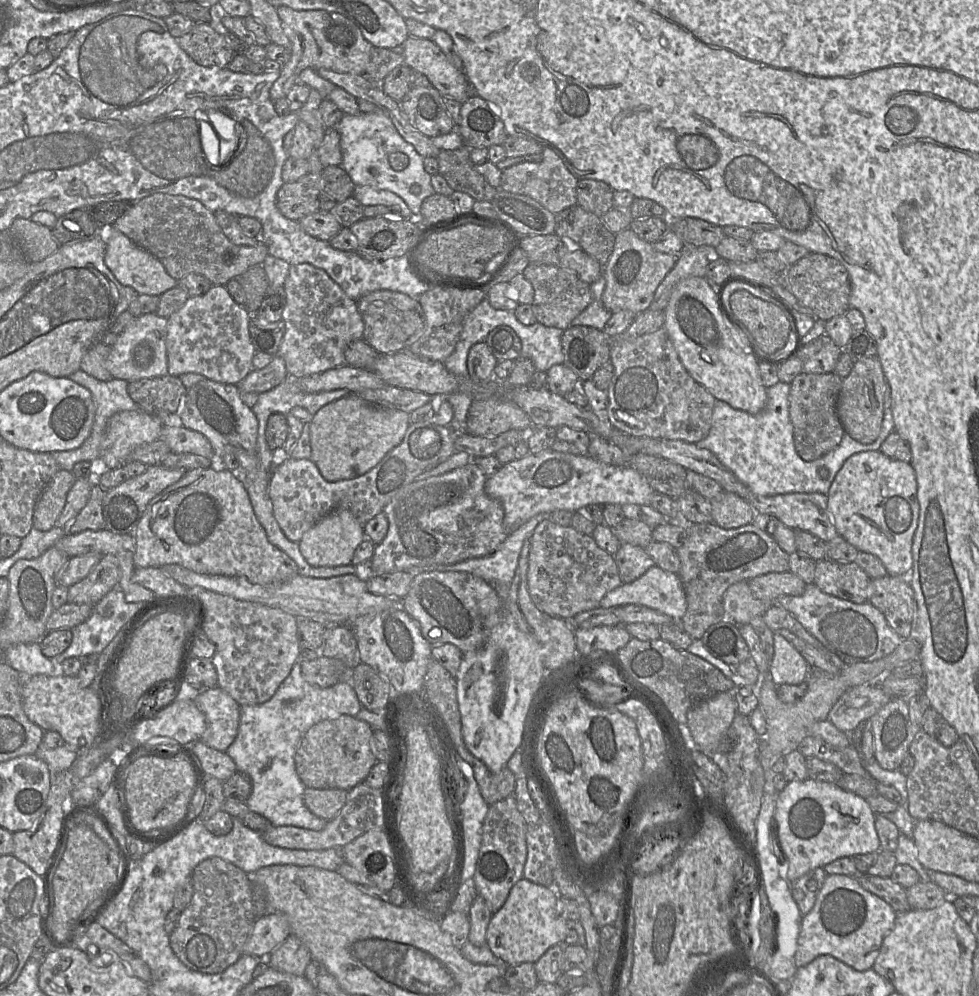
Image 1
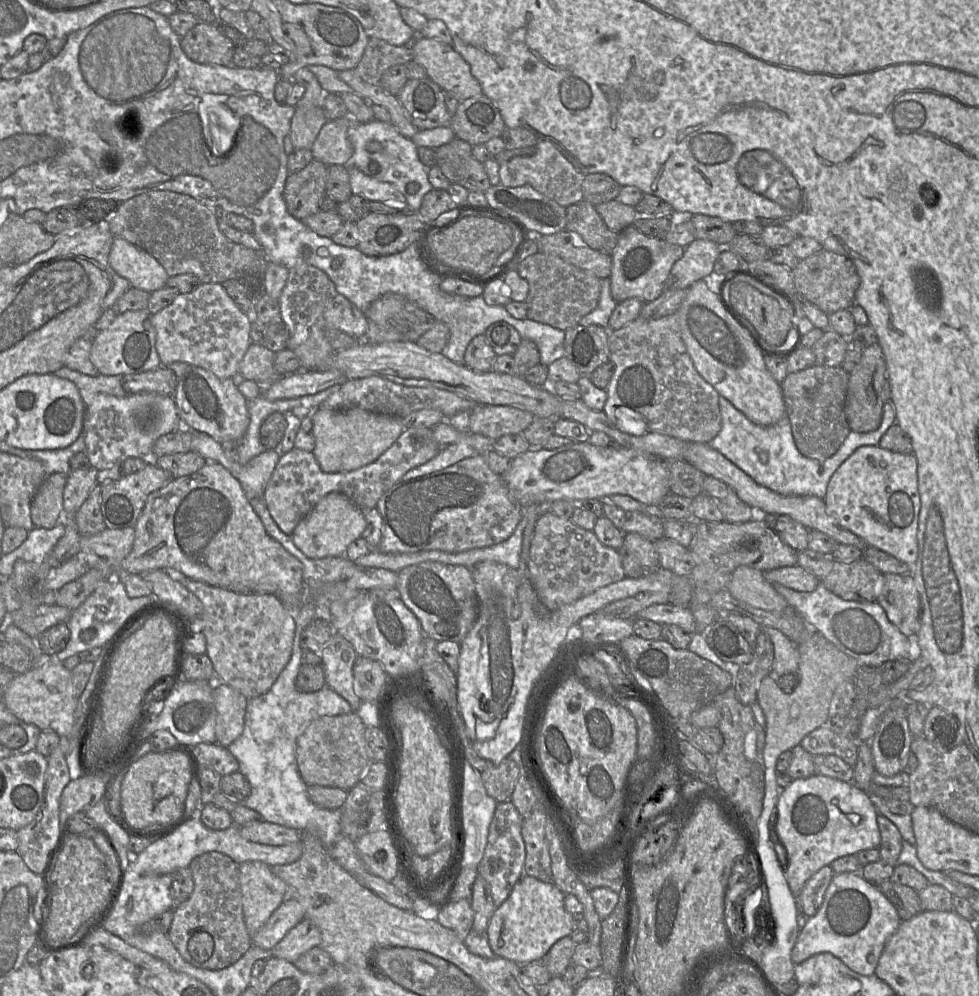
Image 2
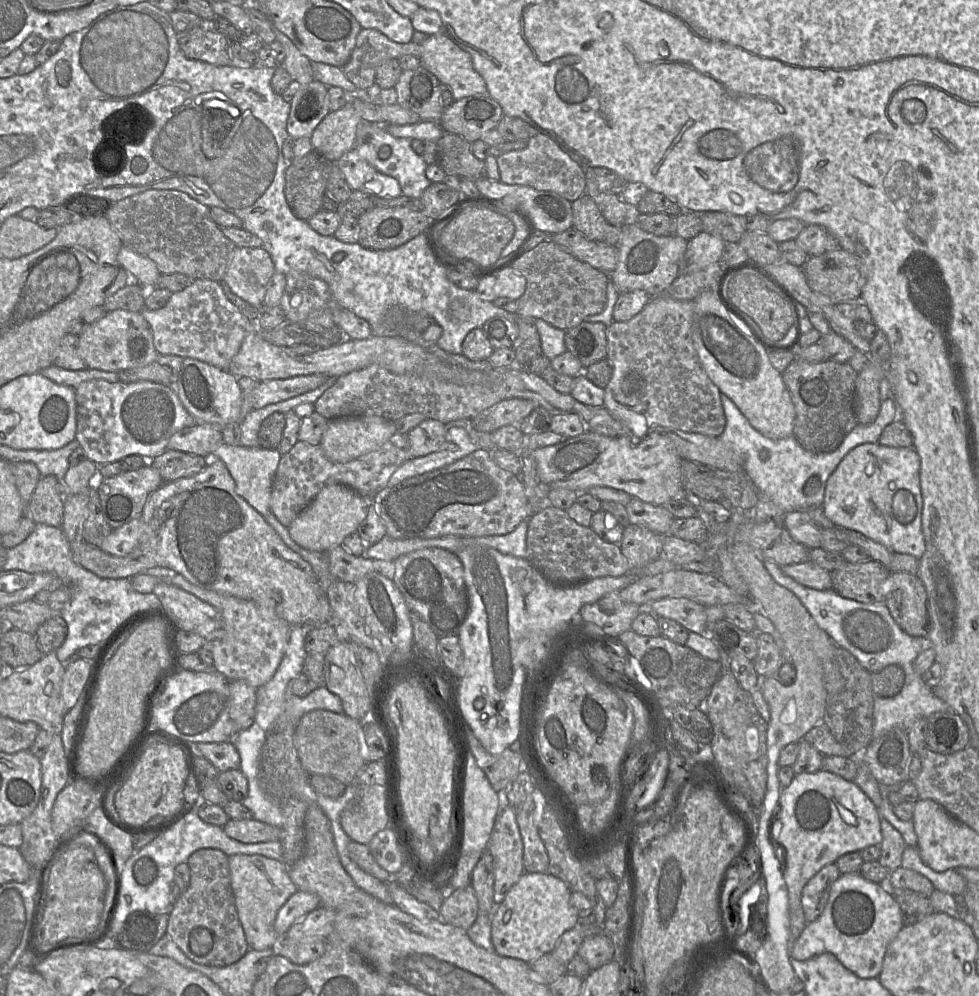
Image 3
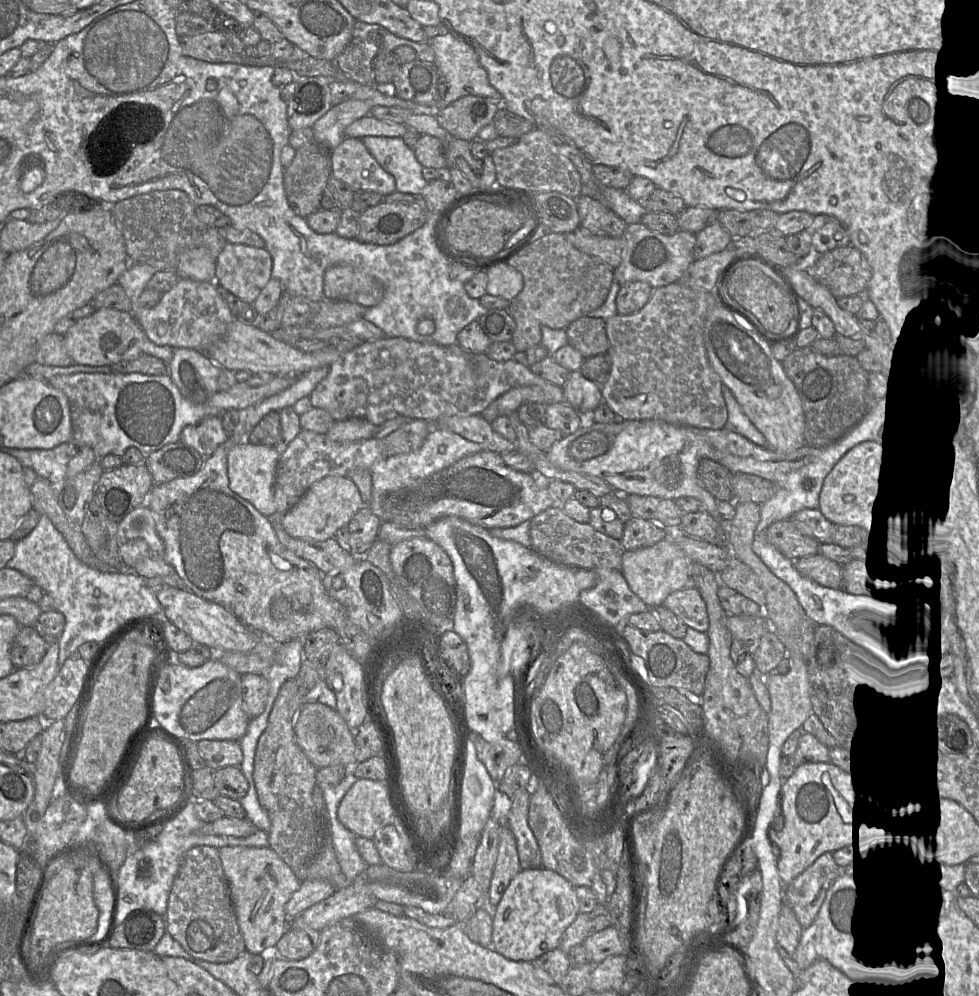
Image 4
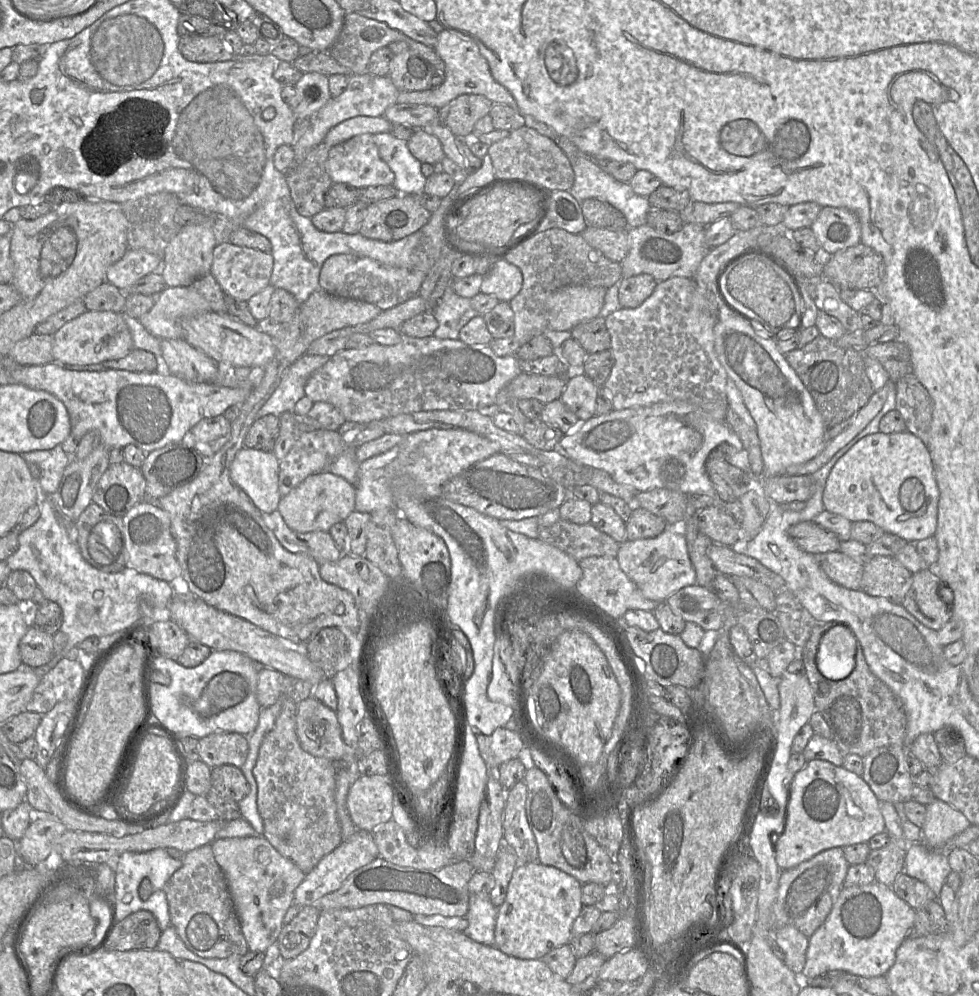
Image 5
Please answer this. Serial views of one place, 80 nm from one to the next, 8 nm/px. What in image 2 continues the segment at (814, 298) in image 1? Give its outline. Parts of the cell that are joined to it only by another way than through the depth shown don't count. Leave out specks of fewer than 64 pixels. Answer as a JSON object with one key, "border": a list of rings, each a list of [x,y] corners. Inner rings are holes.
{"border":[[[822,249],[806,259],[799,260],[797,266],[792,269],[792,274],[799,296],[827,315],[849,309],[855,302],[860,277],[853,262],[844,255]]]}

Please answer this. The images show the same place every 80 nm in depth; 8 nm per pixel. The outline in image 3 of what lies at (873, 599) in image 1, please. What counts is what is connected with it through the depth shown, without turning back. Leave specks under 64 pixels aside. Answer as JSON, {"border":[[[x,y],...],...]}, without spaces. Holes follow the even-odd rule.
{"border":[[[891,572],[884,604],[904,632],[913,637],[926,637],[929,628],[927,593],[916,574]]]}

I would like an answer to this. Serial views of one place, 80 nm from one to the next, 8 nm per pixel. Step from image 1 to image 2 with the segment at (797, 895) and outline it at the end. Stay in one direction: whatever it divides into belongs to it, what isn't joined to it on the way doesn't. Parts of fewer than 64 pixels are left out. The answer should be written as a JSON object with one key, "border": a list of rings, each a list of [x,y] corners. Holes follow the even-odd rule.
{"border":[[[825,866],[806,882],[800,893],[800,916],[802,916],[802,921],[817,914],[833,876],[834,872],[831,866]]]}

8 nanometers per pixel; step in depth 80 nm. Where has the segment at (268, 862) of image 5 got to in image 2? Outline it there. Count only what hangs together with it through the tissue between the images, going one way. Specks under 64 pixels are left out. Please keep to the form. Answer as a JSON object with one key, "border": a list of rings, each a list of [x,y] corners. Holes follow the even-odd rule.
{"border":[[[260,861],[239,864],[244,922],[252,937],[285,900],[286,884]]]}

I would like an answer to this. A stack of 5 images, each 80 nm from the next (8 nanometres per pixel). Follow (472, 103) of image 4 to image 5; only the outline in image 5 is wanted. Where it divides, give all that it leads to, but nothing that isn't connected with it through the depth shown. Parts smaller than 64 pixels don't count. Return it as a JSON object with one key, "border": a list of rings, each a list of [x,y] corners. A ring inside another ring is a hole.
{"border":[[[462,94],[438,110],[439,123],[461,139],[471,139],[475,123],[490,113],[493,103],[483,95]]]}

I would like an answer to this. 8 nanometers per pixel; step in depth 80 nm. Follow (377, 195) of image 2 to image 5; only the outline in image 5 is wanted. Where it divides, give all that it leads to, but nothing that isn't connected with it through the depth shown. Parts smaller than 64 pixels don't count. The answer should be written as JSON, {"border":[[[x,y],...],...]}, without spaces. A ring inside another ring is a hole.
{"border":[[[369,133],[359,134],[330,147],[327,170],[333,183],[346,183],[358,189],[393,185],[394,173],[381,159],[372,136]]]}

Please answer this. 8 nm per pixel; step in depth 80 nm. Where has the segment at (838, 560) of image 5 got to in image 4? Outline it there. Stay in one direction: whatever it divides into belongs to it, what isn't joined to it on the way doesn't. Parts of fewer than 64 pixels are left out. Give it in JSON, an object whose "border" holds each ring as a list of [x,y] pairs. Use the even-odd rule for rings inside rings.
{"border":[[[821,554],[795,561],[797,571],[804,577],[831,589],[842,589],[843,566]]]}

